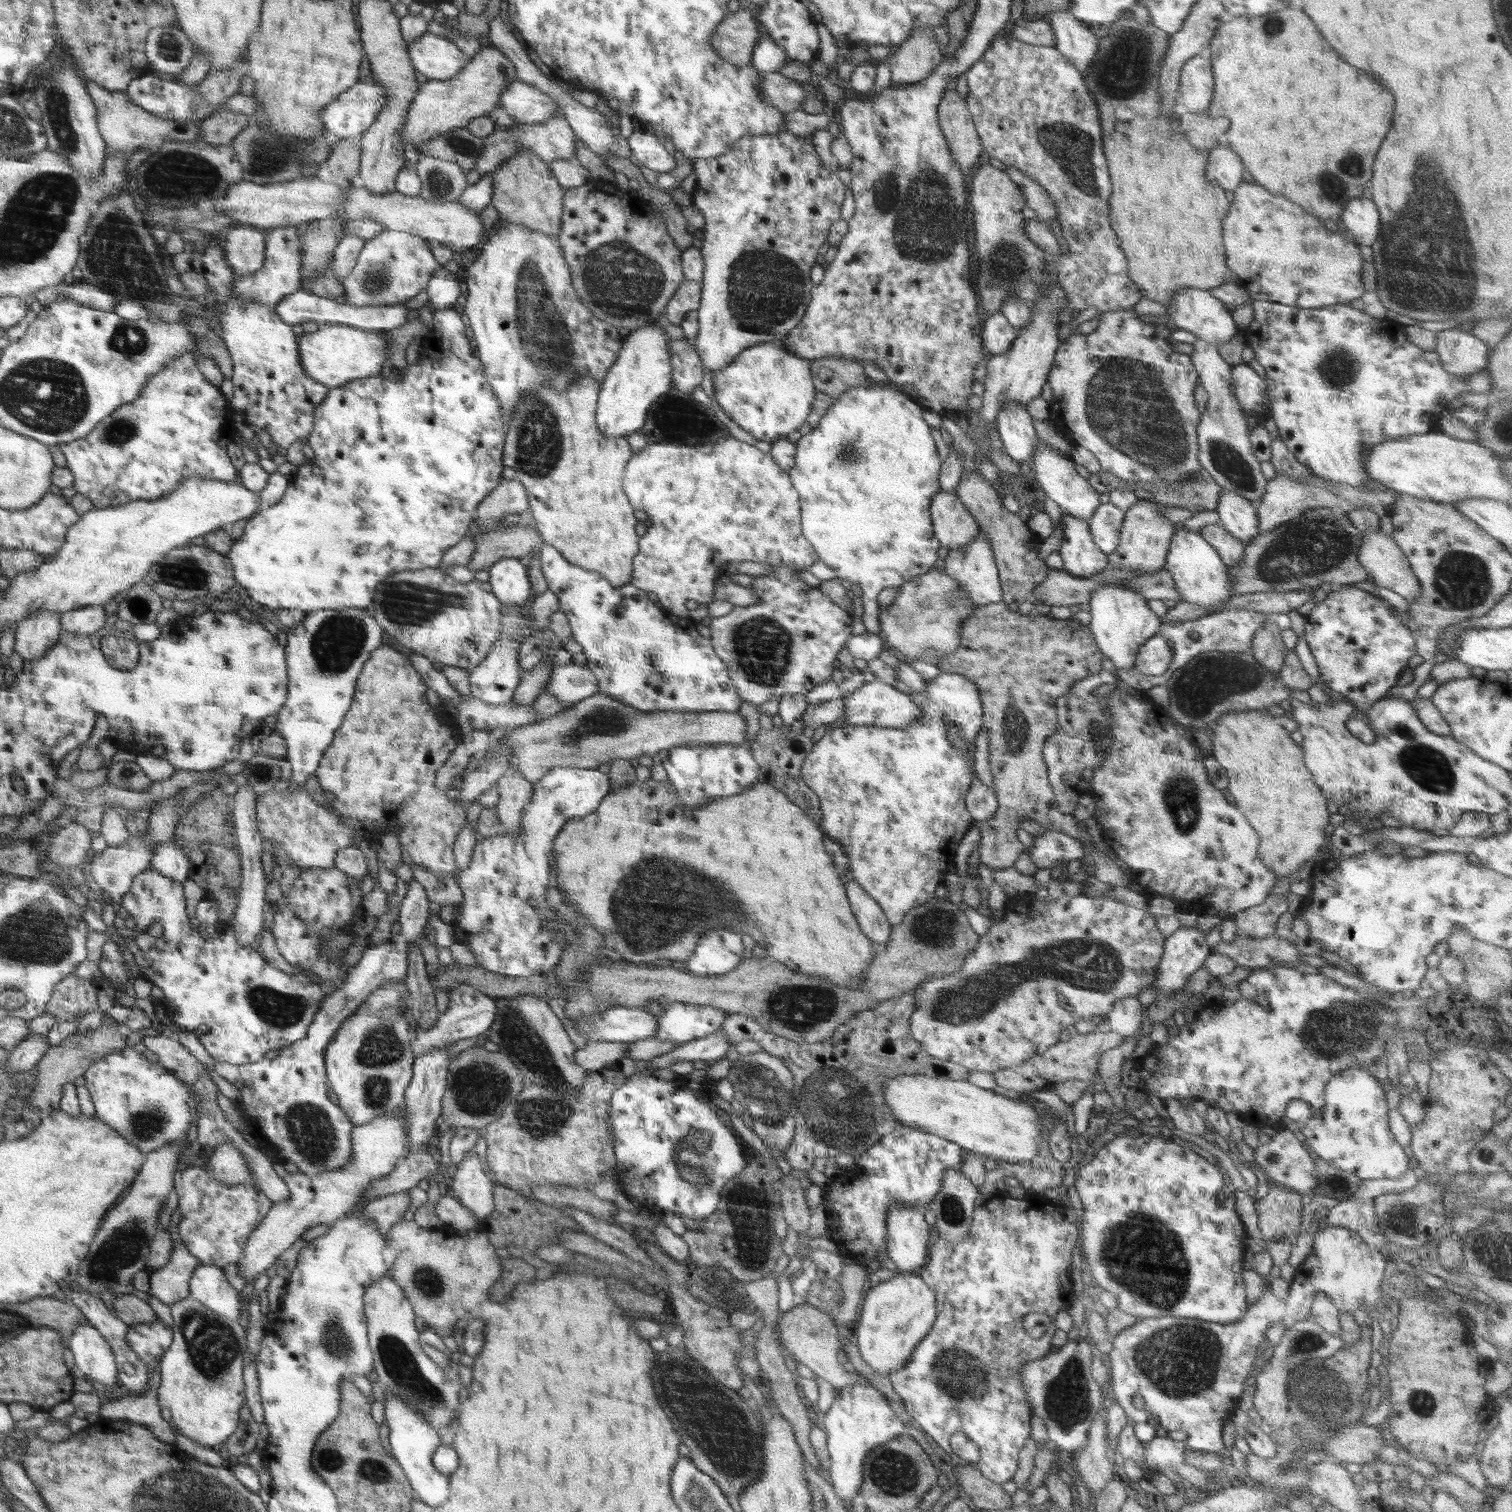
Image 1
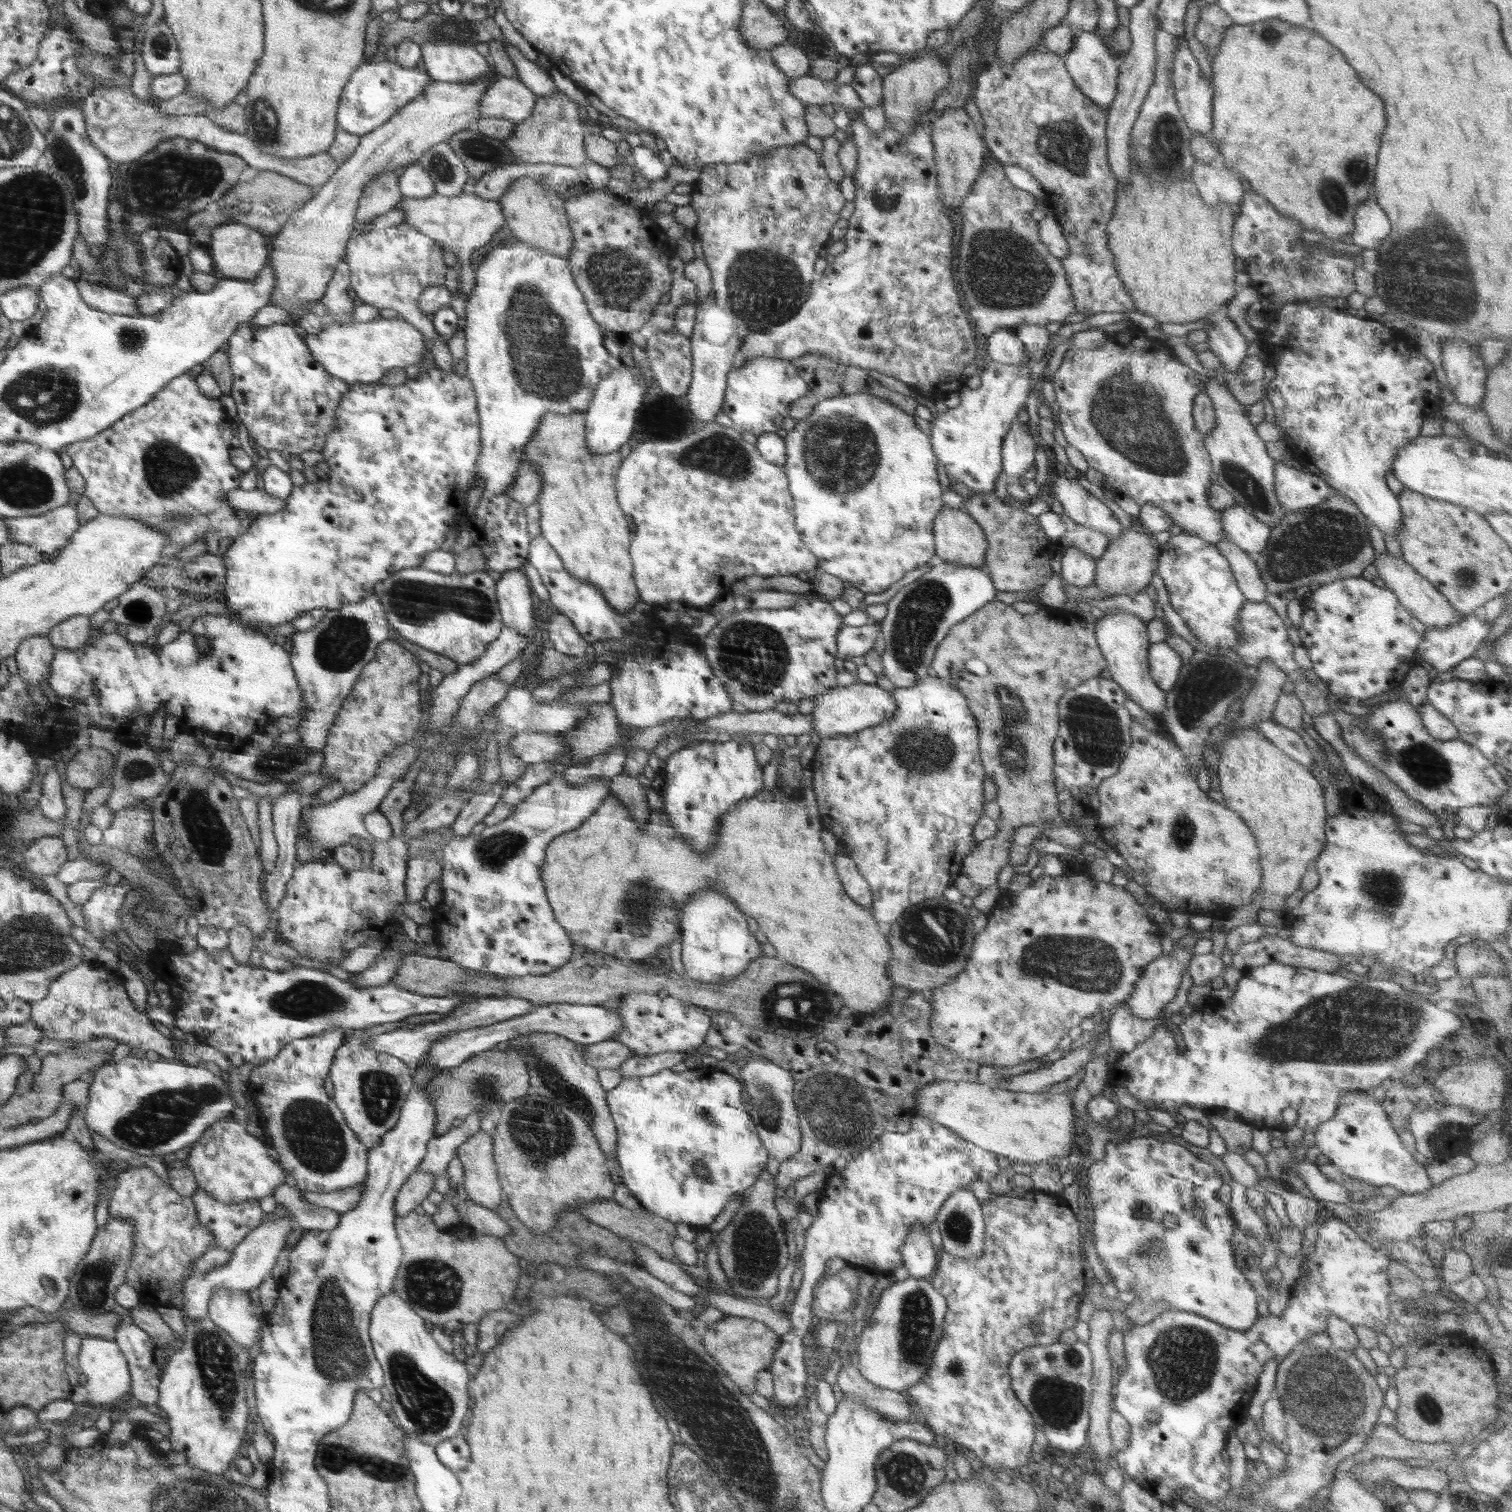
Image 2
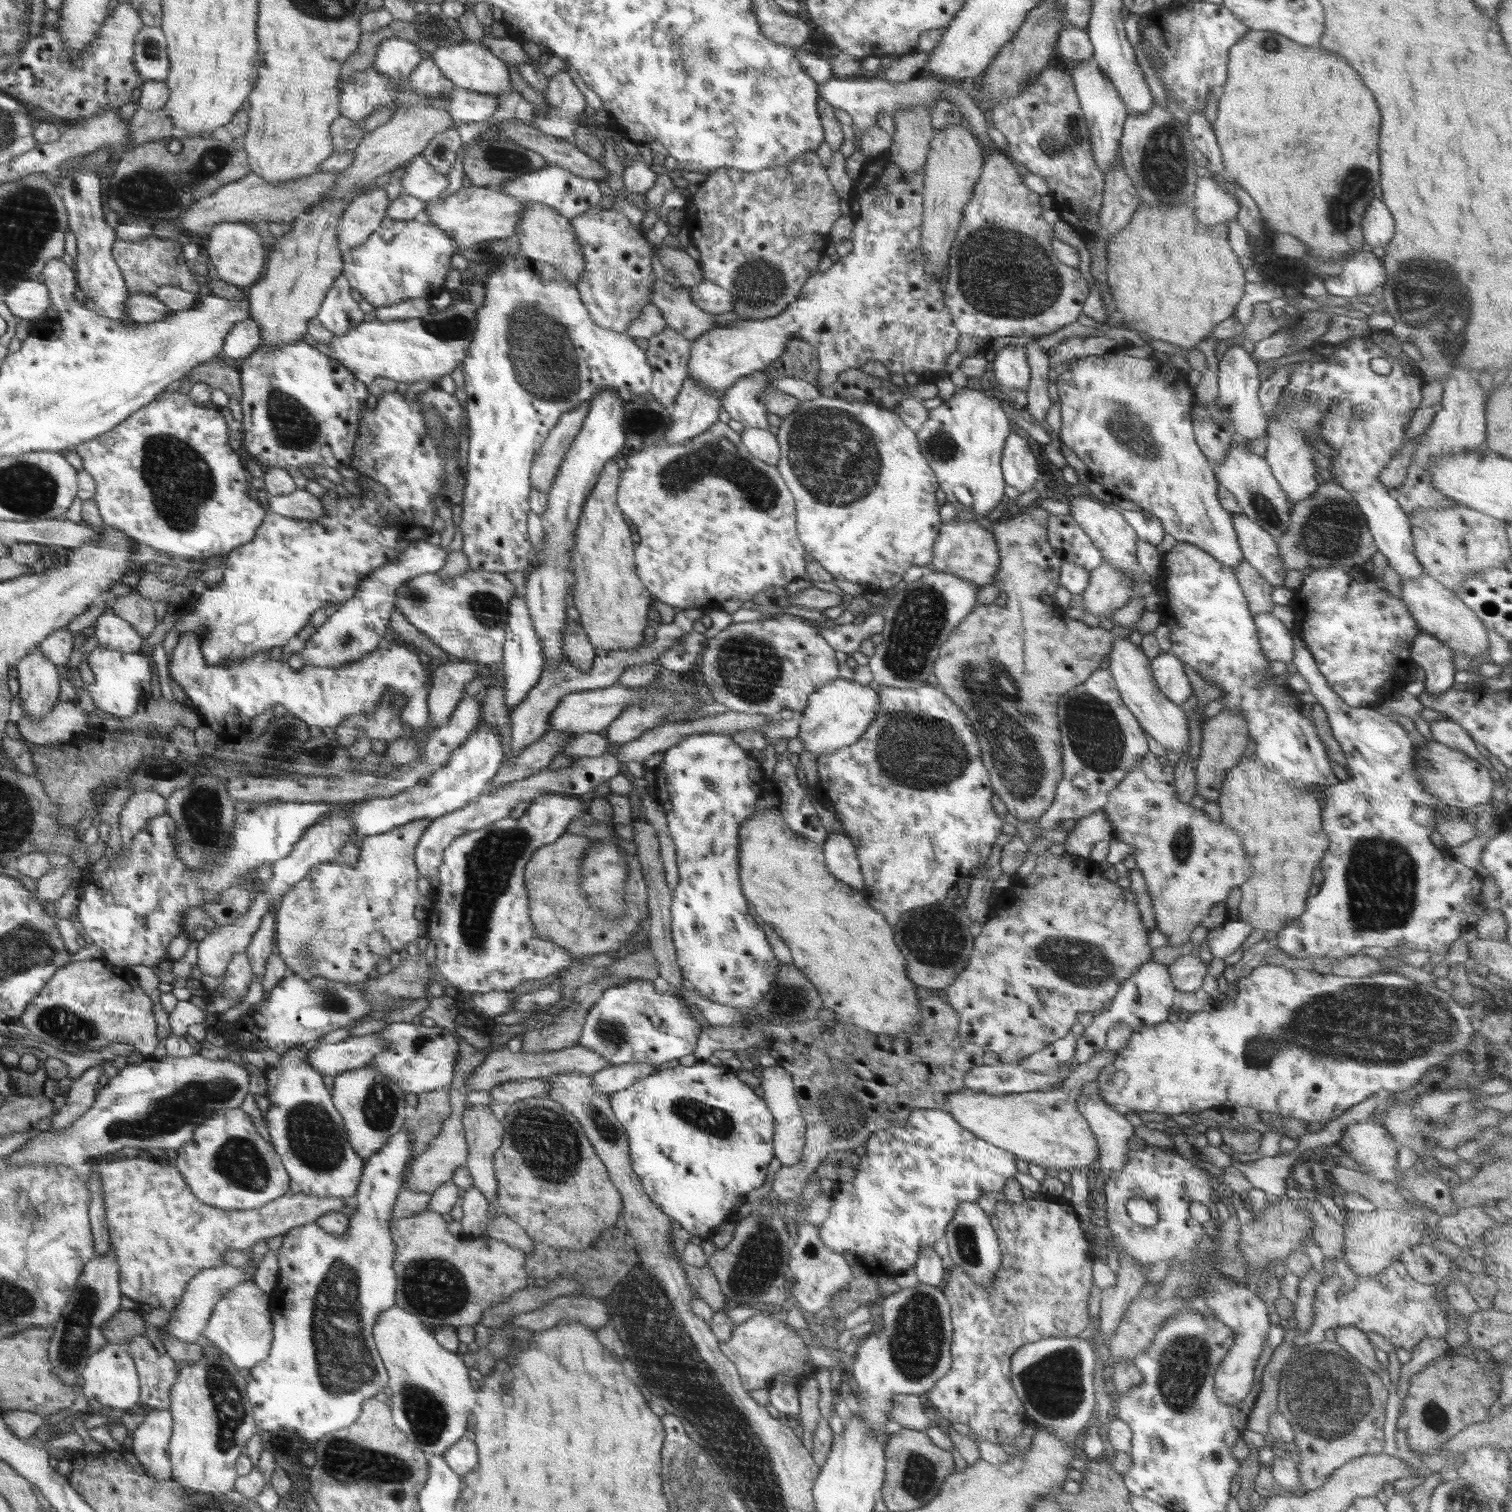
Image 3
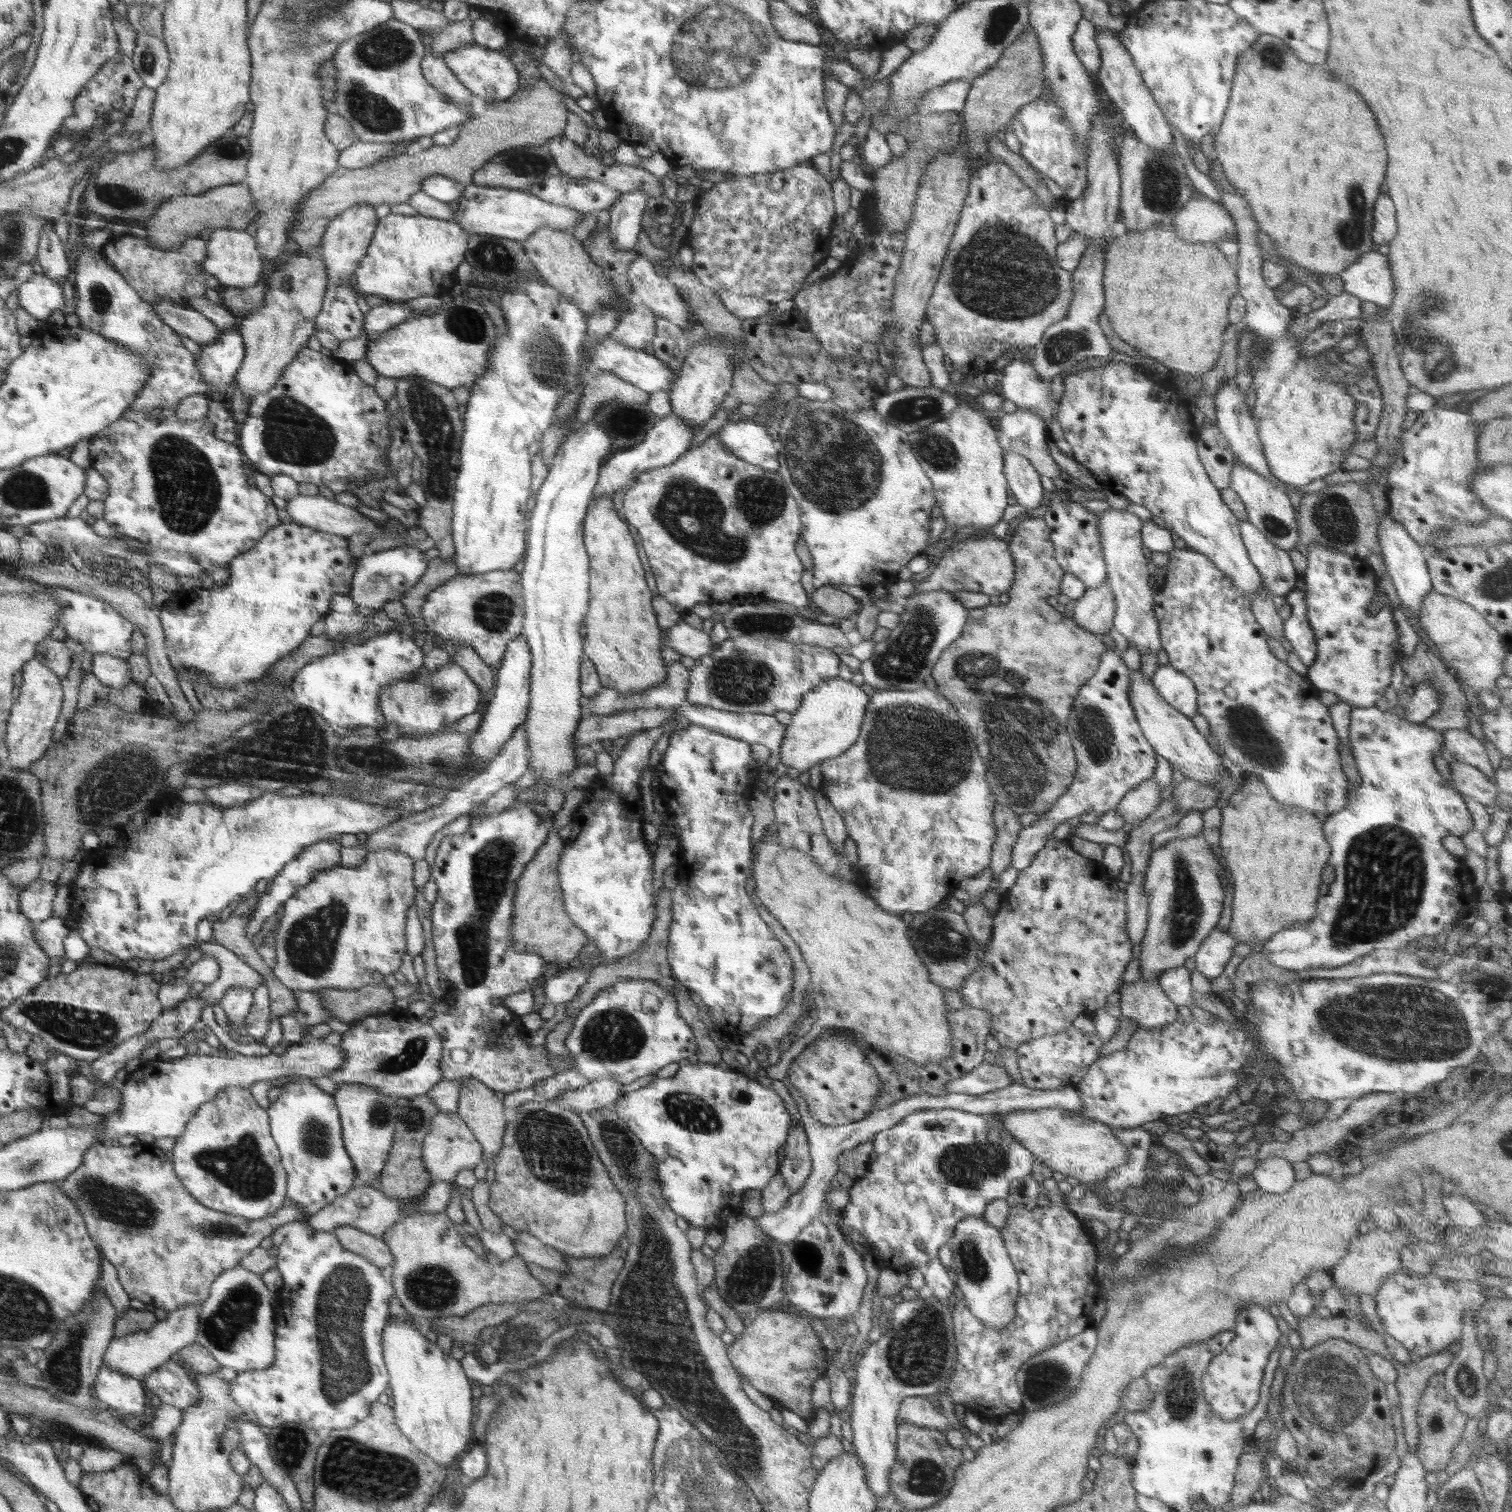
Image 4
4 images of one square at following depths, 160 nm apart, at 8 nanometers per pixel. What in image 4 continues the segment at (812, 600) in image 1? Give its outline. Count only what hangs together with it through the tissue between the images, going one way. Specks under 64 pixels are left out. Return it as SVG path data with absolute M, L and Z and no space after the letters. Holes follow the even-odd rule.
M728 637L710 654L697 659L689 674L686 700L738 714L767 714L784 710L794 713L804 695L828 679L838 677L841 660L832 649L780 639Z

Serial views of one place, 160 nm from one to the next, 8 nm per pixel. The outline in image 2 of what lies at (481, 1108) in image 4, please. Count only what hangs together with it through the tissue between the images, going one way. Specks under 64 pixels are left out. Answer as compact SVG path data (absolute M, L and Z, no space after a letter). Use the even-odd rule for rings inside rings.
M478 1131L457 1148L456 1156L463 1164L464 1180L461 1186L464 1186L467 1198L477 1205L495 1210L504 1201L504 1194L494 1159L494 1136Z

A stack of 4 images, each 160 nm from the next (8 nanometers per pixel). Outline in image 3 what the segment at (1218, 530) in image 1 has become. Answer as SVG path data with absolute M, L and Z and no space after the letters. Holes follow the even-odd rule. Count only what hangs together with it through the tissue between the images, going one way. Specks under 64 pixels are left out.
M1239 562L1234 568L1240 588L1243 590L1252 614L1270 613L1275 606L1272 586L1249 562Z

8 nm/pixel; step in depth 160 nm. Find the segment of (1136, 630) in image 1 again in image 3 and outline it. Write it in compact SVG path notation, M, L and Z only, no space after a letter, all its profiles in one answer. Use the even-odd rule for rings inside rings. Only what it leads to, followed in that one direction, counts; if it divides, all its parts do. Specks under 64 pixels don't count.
M1128 636L1119 637L1111 644L1109 656L1109 671L1115 680L1118 692L1128 710L1137 718L1139 725L1150 736L1162 744L1167 750L1174 750L1181 756L1186 754L1190 740L1190 730L1186 713L1179 705L1171 700L1158 688L1150 663L1151 660L1145 655L1141 643L1133 643Z

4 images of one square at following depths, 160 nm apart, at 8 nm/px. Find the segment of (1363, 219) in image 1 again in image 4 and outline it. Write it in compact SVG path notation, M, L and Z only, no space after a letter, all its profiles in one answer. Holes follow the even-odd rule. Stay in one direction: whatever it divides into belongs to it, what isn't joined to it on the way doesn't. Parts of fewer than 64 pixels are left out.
M1387 194L1376 199L1373 217L1371 237L1374 249L1377 249L1379 245L1389 243L1397 235L1394 203Z

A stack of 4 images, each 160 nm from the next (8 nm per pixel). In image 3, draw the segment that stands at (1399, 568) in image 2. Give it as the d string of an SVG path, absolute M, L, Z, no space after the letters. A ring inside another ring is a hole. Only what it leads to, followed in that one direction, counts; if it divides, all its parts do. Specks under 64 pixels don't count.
M1422 575L1420 578L1401 581L1401 600L1408 613L1417 622L1417 626L1426 633L1439 638L1449 646L1454 654L1464 653L1470 658L1481 656L1488 650L1488 633L1485 624L1472 613L1468 607L1443 584L1433 577Z

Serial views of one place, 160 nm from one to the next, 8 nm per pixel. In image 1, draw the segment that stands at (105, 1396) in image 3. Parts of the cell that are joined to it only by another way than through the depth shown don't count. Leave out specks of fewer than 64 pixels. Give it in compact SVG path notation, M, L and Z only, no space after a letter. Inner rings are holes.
M89 1323L74 1328L68 1348L74 1356L76 1372L95 1385L116 1384L116 1354L99 1329Z

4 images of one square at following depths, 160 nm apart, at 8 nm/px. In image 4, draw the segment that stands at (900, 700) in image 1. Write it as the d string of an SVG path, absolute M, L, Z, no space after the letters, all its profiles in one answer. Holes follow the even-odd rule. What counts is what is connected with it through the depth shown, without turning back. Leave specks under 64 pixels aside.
M840 677L828 679L804 695L802 704L786 724L786 732L780 747L781 762L800 772L823 760L840 756L859 737L870 697L862 687Z

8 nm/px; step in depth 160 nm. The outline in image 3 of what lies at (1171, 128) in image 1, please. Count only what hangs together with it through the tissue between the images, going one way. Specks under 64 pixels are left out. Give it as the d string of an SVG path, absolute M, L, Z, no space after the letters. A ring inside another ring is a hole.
M1182 202L1168 210L1164 207L1138 205L1138 208L1132 213L1129 223L1118 232L1109 236L1106 260L1109 290L1113 296L1112 304L1115 306L1118 314L1122 315L1124 327L1126 326L1126 328L1130 328L1132 331L1136 330L1136 332L1140 332L1140 335L1147 340L1157 339L1178 346L1183 352L1194 349L1198 350L1198 344L1212 334L1212 328L1216 328L1220 322L1233 316L1236 305L1240 302L1242 296L1244 296L1245 286L1248 283L1244 278L1245 270L1242 269L1242 265L1238 262L1238 256L1234 253L1232 247L1230 247L1230 243L1228 243L1227 224L1201 225L1201 222L1195 217L1193 210L1188 206L1188 202Z

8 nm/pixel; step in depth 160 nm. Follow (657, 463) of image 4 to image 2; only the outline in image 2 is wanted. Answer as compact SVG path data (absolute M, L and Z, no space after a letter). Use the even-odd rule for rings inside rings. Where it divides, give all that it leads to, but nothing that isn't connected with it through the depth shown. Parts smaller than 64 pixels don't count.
M793 144L784 147L776 147L769 153L761 155L761 157L750 157L737 163L714 163L703 166L699 171L698 180L694 183L691 190L692 200L689 205L697 212L696 240L700 241L704 251L704 260L711 272L712 292L710 296L704 297L703 301L696 306L696 322L695 328L690 337L691 343L691 362L692 362L692 381L688 393L684 396L690 412L702 420L702 422L710 422L714 420L714 416L720 412L722 403L724 403L724 394L726 391L728 373L735 368L737 361L736 355L744 343L744 337L750 333L768 331L771 327L780 324L796 315L797 310L804 304L809 297L811 284L818 280L819 275L814 271L814 262L823 255L827 248L828 240L831 240L831 230L840 219L840 210L844 207L845 199L842 196L841 188L829 177L826 169L823 167L821 156L810 149L806 144Z

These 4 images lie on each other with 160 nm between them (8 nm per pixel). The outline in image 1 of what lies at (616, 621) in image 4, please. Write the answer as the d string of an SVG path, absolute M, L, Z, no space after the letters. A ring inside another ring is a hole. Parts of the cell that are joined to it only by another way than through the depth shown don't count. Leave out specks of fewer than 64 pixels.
M590 375L572 381L564 392L540 388L530 392L514 407L508 421L504 466L513 468L516 479L526 489L529 511L544 544L559 549L572 564L604 575L616 588L632 583L634 558L638 554L638 534L634 530L634 507L623 488L632 450L627 437L607 437L597 425L600 386Z

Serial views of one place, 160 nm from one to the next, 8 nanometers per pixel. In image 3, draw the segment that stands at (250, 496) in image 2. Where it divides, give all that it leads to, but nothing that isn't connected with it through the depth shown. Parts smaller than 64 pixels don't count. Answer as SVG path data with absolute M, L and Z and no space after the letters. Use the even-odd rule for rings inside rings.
M296 489L287 495L268 494L268 512L291 519L319 519L323 517L321 499L304 489Z

